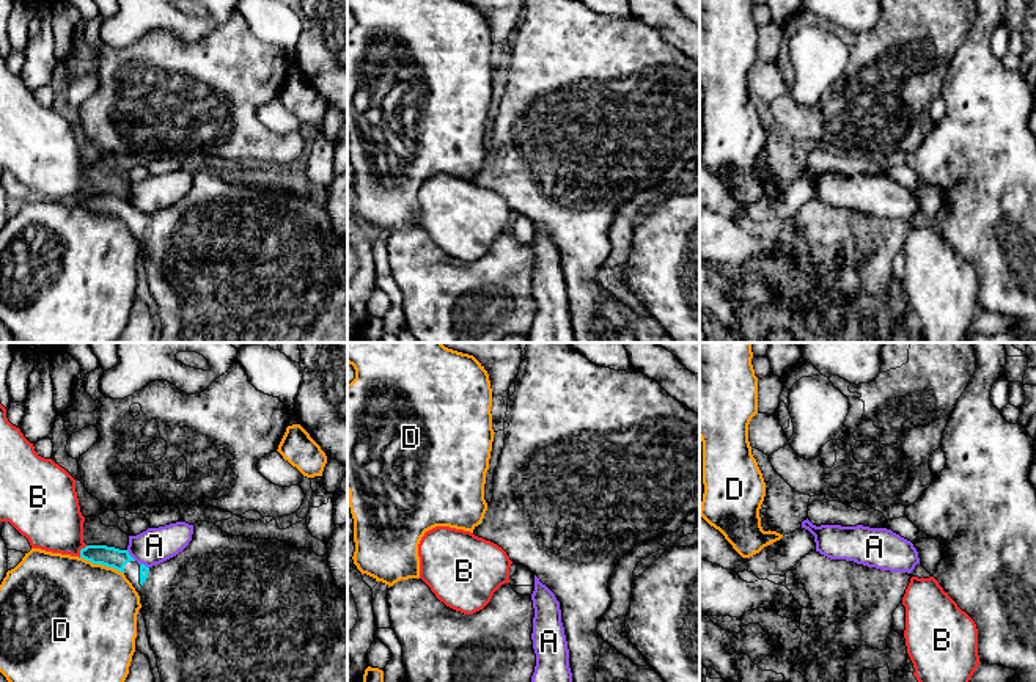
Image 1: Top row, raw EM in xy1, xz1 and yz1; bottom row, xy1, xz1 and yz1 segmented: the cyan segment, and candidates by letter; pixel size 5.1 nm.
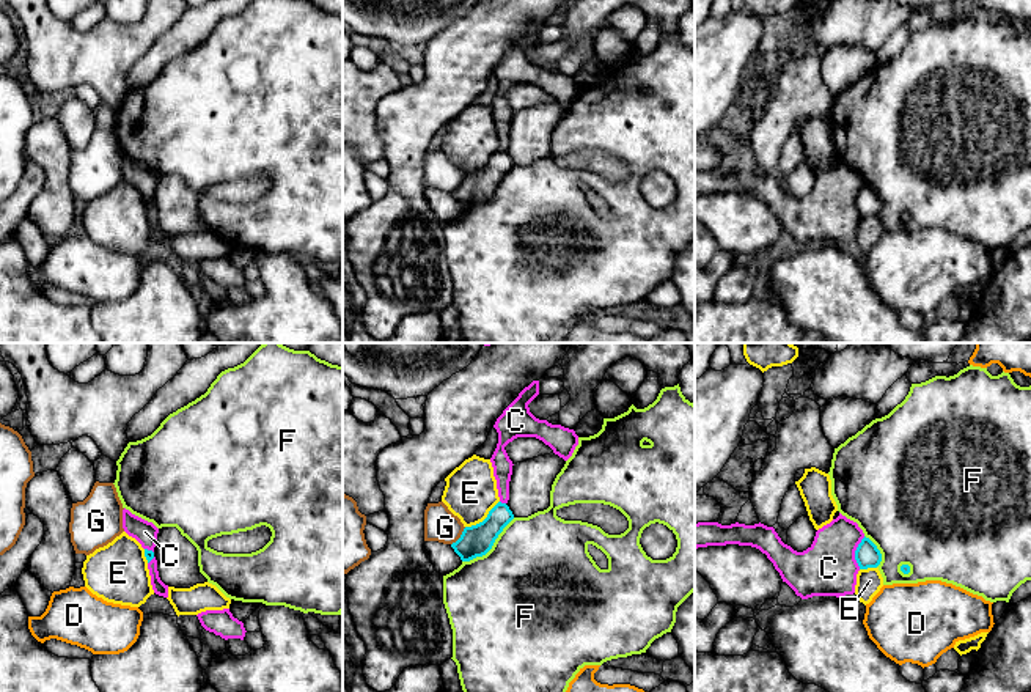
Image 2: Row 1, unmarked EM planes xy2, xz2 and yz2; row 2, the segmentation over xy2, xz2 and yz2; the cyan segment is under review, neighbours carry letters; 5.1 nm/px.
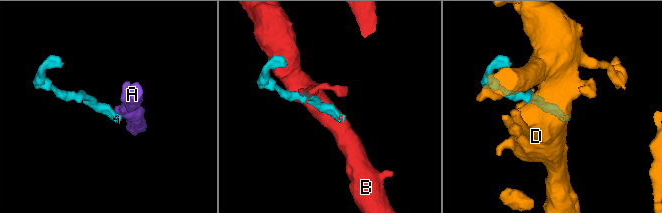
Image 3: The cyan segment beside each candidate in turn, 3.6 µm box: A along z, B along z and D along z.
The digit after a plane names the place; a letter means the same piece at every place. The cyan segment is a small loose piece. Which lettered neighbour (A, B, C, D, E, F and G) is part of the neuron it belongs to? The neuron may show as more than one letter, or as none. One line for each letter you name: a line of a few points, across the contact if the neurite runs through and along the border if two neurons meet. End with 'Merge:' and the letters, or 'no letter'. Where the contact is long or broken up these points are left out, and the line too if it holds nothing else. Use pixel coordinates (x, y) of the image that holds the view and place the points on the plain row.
Merge: no letter

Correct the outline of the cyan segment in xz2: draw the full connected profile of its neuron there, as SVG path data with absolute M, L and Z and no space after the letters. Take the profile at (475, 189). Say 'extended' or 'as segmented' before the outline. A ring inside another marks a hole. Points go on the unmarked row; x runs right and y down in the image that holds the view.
as segmented; M498 149L487 165L471 175L465 175L460 186L451 192L462 209L486 203L503 176L514 167L506 151Z

